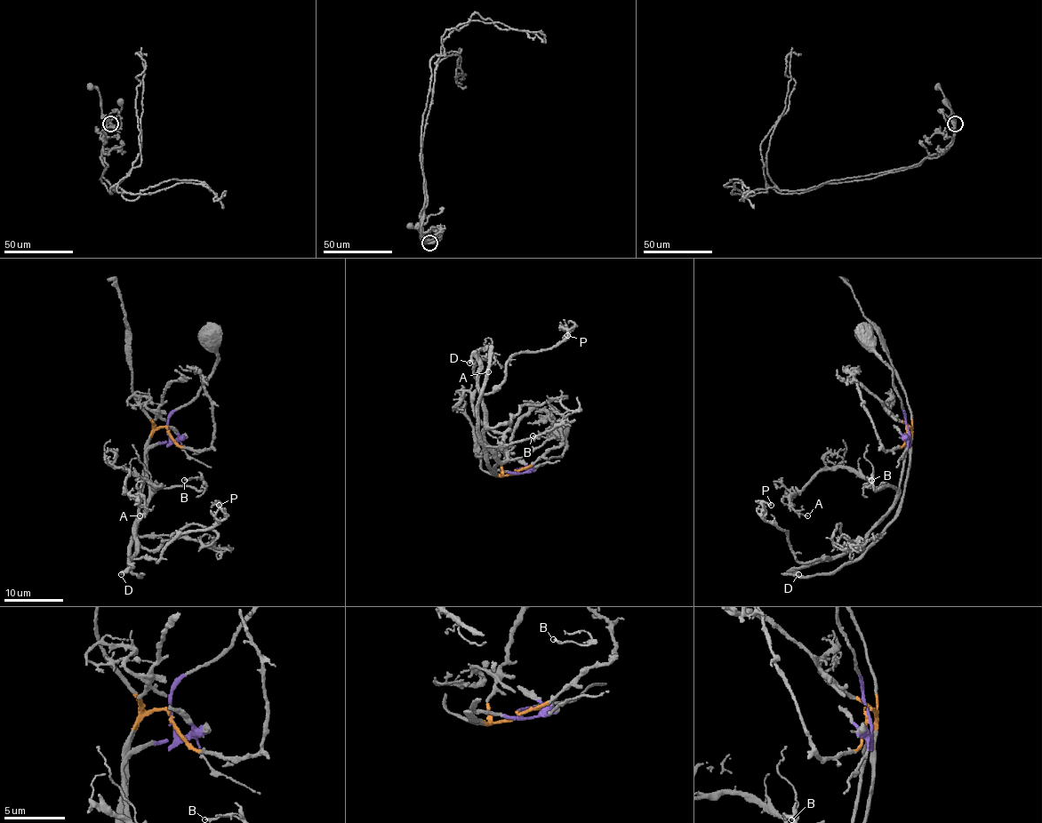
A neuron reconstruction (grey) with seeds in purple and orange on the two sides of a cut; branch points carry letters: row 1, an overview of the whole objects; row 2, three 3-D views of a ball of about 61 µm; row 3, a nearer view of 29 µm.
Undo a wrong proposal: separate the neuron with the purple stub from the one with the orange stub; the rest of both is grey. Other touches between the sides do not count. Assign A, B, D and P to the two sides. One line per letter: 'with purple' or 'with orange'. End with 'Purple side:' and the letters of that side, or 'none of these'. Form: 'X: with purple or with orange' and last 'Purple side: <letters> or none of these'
A: with purple
B: with purple
D: with purple
P: with purple
Purple side: A, B, D, P

